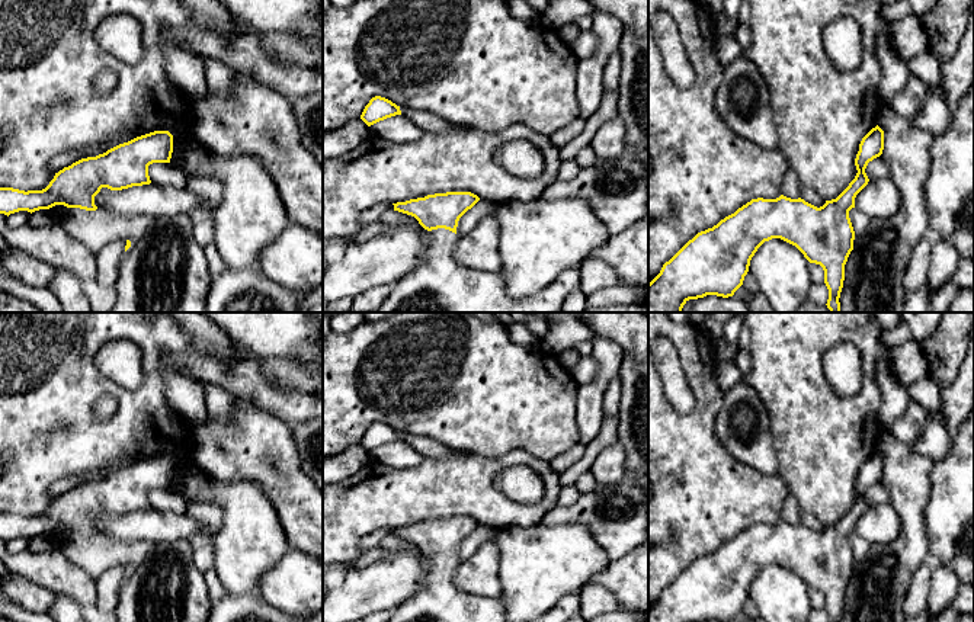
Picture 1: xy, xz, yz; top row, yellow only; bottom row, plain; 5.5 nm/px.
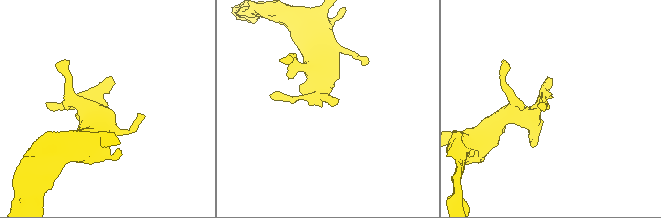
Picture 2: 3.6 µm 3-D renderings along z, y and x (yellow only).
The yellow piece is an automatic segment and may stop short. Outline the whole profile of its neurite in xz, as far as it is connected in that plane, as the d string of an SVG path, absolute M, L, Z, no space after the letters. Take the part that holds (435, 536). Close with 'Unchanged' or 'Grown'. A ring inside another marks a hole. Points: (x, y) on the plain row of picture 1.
M446 517L393 529L394 536L414 542L427 558L422 586L410 599L391 610L388 622L510 622L500 597L467 593L454 581L458 546L478 526L480 523L471 517Z. Grown

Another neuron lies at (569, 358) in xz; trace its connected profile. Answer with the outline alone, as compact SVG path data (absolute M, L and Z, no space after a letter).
M576 347L566 349L557 356L561 366L564 366L570 372L573 372L574 366L581 358L580 353L576 350Z

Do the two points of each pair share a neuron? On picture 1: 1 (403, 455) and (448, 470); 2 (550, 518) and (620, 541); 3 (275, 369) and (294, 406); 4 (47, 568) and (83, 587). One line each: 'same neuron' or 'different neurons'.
1: different neurons
2: same neuron
3: different neurons
4: same neuron

